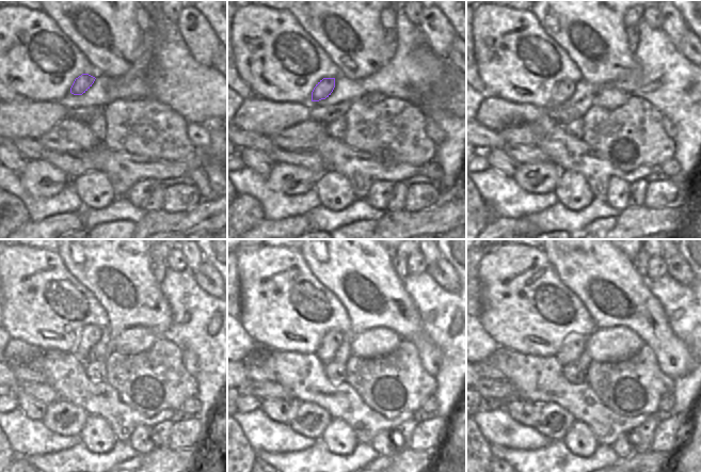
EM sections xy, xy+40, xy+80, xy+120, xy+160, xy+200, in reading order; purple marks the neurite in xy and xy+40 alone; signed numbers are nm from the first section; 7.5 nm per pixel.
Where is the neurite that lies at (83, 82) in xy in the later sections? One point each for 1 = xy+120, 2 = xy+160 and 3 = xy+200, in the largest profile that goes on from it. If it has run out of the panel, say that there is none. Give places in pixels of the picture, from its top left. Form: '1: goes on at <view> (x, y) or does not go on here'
1: goes on at xy+120 (90, 335)
2: goes on at xy+160 (331, 342)
3: goes on at xy+200 (573, 346)

